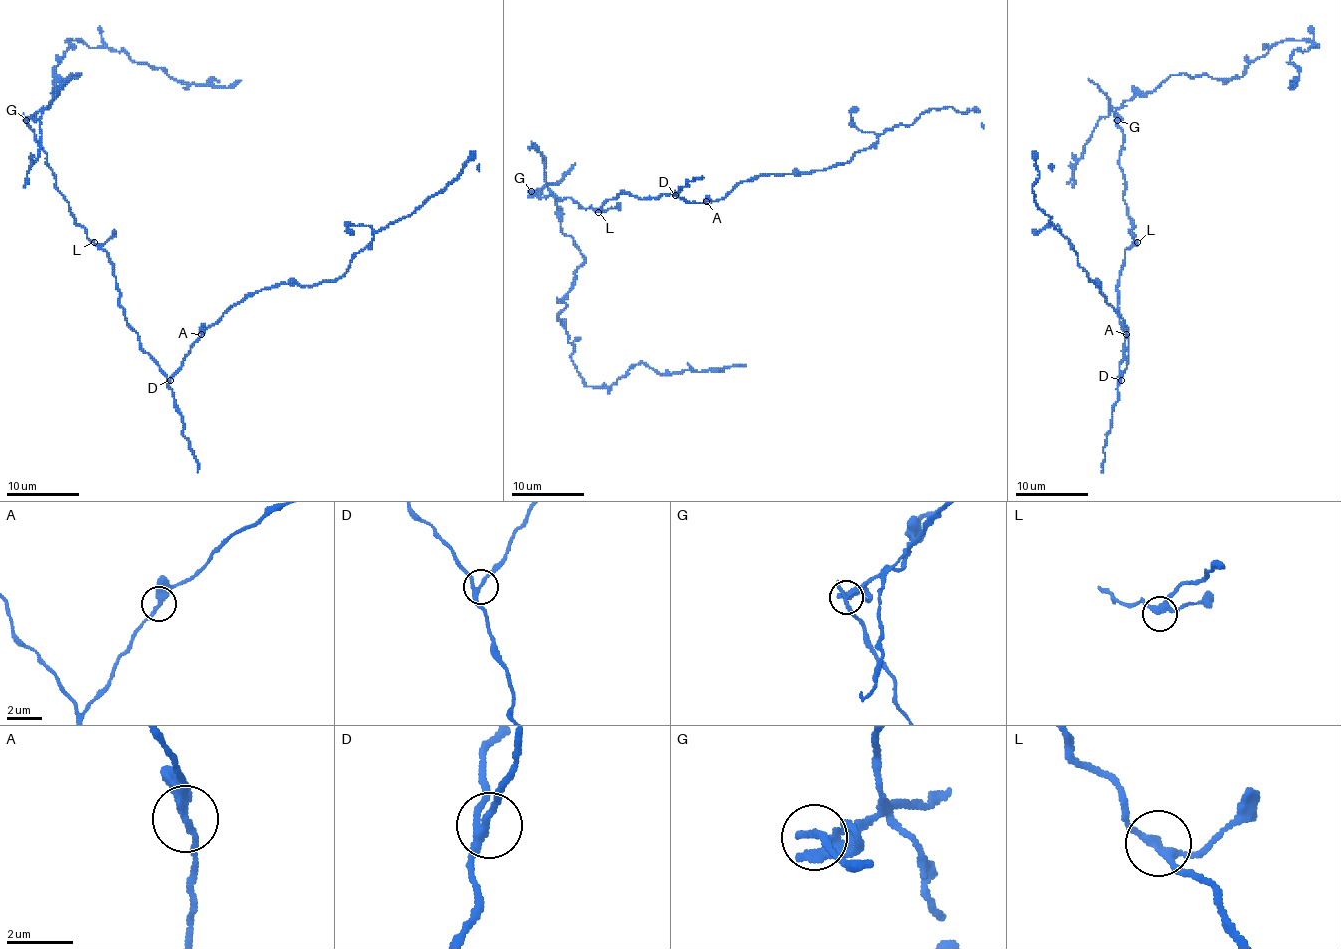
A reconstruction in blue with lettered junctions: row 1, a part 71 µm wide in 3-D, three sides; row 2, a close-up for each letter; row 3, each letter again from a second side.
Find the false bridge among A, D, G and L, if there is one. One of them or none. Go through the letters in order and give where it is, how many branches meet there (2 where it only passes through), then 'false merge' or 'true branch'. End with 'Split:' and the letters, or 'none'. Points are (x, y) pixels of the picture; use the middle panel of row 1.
A: (706, 201) | 3 | true branch
D: (675, 195) | 3 | true branch
G: (531, 191) | 3 | false merge
L: (598, 212) | 3 | true branch
Split: G

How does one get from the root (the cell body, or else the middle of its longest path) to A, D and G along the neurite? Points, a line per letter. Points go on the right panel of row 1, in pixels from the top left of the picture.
A: (1134, 242), (1125, 251), (1117, 287), (1119, 323), (1125, 333), (1119, 380), (1126, 367), (1126, 334)
D: (1134, 242), (1125, 251), (1117, 287), (1119, 323), (1125, 333), (1125, 353), (1119, 365), (1121, 380)
G: (1134, 242), (1134, 224), (1123, 198), (1125, 175), (1119, 166), (1123, 131), (1117, 120)

